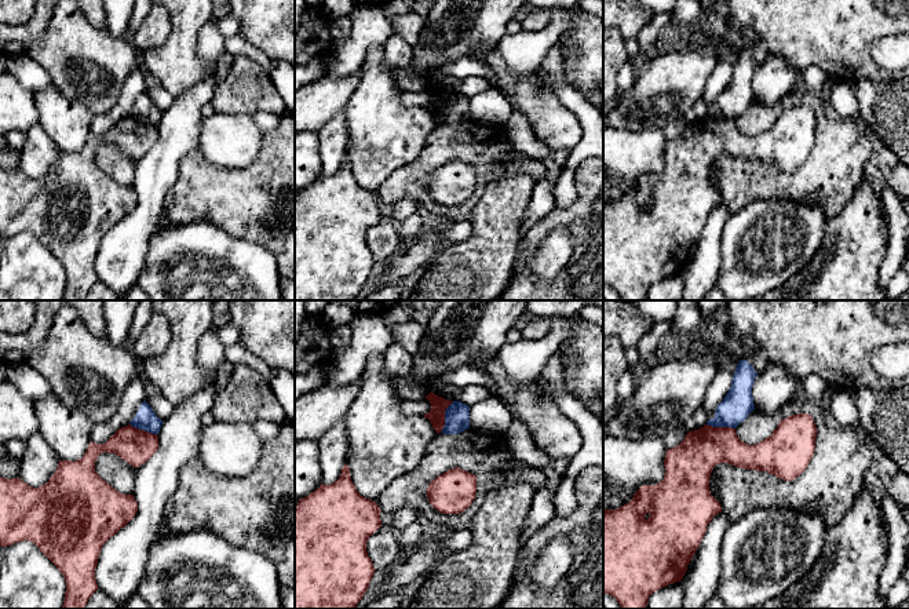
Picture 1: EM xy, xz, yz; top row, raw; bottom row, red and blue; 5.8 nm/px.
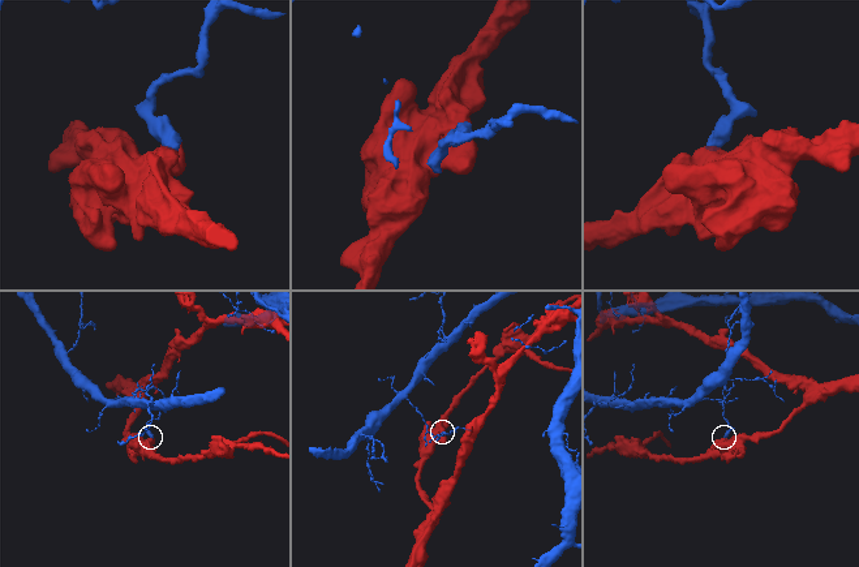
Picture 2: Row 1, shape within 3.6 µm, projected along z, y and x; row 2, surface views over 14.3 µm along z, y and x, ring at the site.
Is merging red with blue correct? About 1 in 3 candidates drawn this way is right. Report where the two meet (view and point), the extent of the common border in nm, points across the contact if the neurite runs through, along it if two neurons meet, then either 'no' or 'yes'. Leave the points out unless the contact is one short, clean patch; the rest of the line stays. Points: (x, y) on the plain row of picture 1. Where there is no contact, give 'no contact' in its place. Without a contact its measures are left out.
contact xz (444, 108); length 200 nm; border xz (453, 93), (445, 102), (445, 116), (440, 123); no

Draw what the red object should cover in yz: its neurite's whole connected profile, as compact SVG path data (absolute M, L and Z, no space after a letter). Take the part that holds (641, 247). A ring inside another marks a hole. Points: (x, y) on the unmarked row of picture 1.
M808 105L782 110L770 128L755 136L741 132L731 118L705 116L689 123L678 138L667 141L661 174L642 176L620 200L603 201L603 285L616 289L621 300L646 300L654 282L683 270L708 215L722 204L720 194L709 182L713 158L729 154L792 172L807 160L815 128L817 118Z

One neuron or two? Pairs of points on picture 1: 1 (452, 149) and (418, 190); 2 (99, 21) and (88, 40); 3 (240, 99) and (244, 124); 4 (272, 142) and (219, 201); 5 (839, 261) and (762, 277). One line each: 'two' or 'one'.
1: one
2: two
3: two
4: one
5: two

